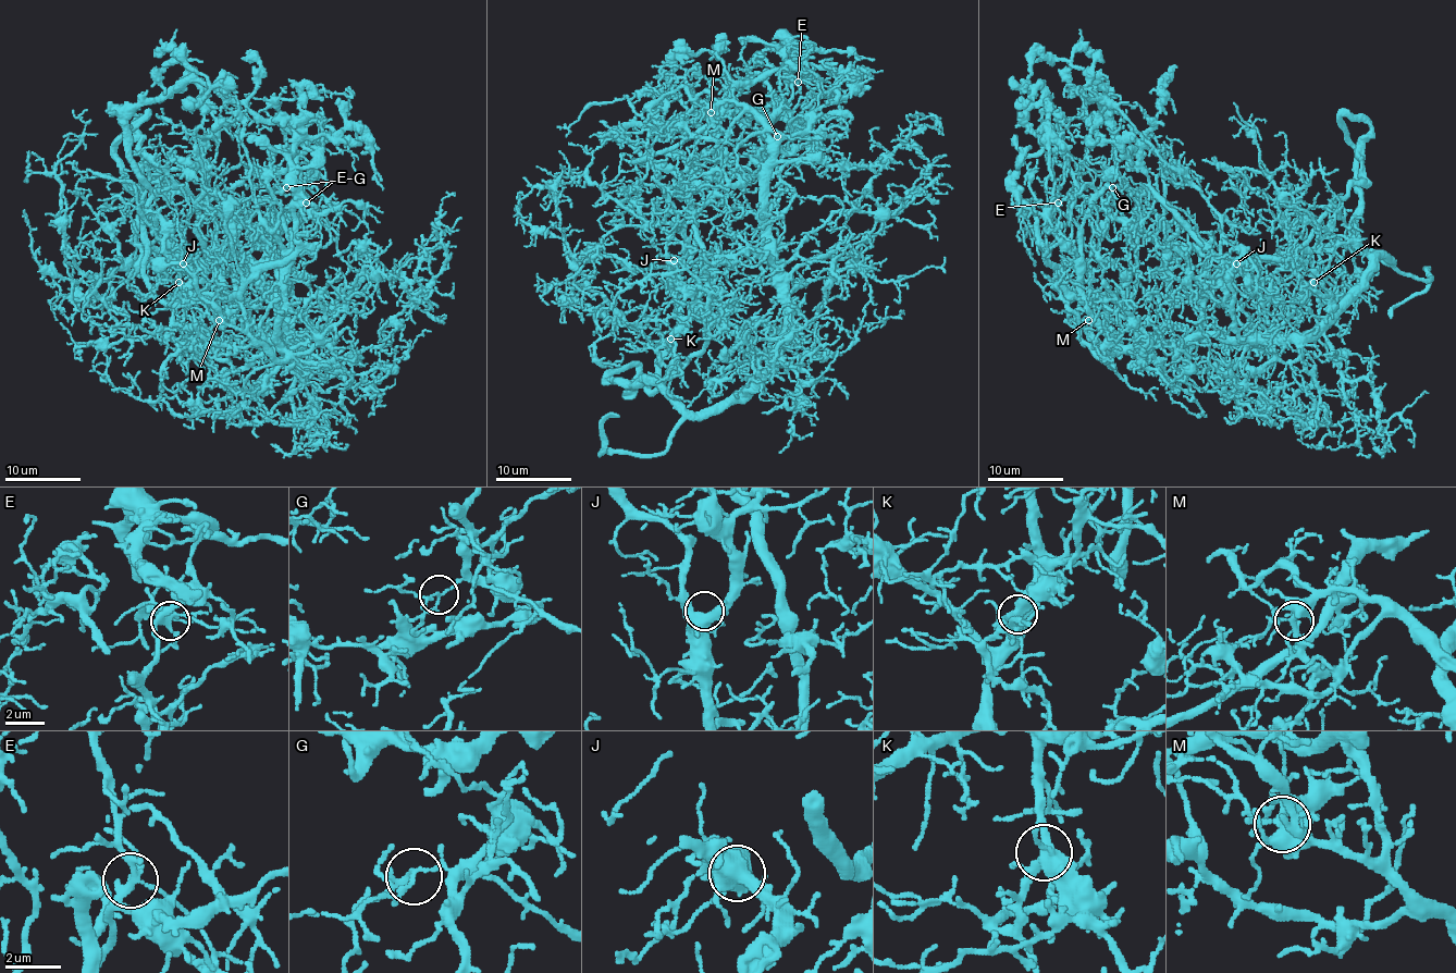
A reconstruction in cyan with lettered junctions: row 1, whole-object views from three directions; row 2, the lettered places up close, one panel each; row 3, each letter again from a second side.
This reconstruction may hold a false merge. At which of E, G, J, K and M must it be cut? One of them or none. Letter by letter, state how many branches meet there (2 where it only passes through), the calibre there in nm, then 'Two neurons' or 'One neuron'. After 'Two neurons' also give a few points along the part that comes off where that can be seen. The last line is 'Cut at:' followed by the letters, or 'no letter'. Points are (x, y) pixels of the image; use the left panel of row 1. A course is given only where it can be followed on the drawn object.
E: Branches: 6. Thickness 260 nm. One neuron
G: Branches: 4. Thickness 130 nm. Two neurons. Course of the part to remove: (285, 187), (209, 200), (253, 241), (249, 276), (209, 328), (278, 361), (310, 325), (303, 315), (313, 325)
J: Branches: 4. Thickness 440 nm. One neuron
K: Branches: 5. Thickness 400 nm. One neuron
M: Branches: 5. Thickness 320 nm. One neuron
Cut at: G

